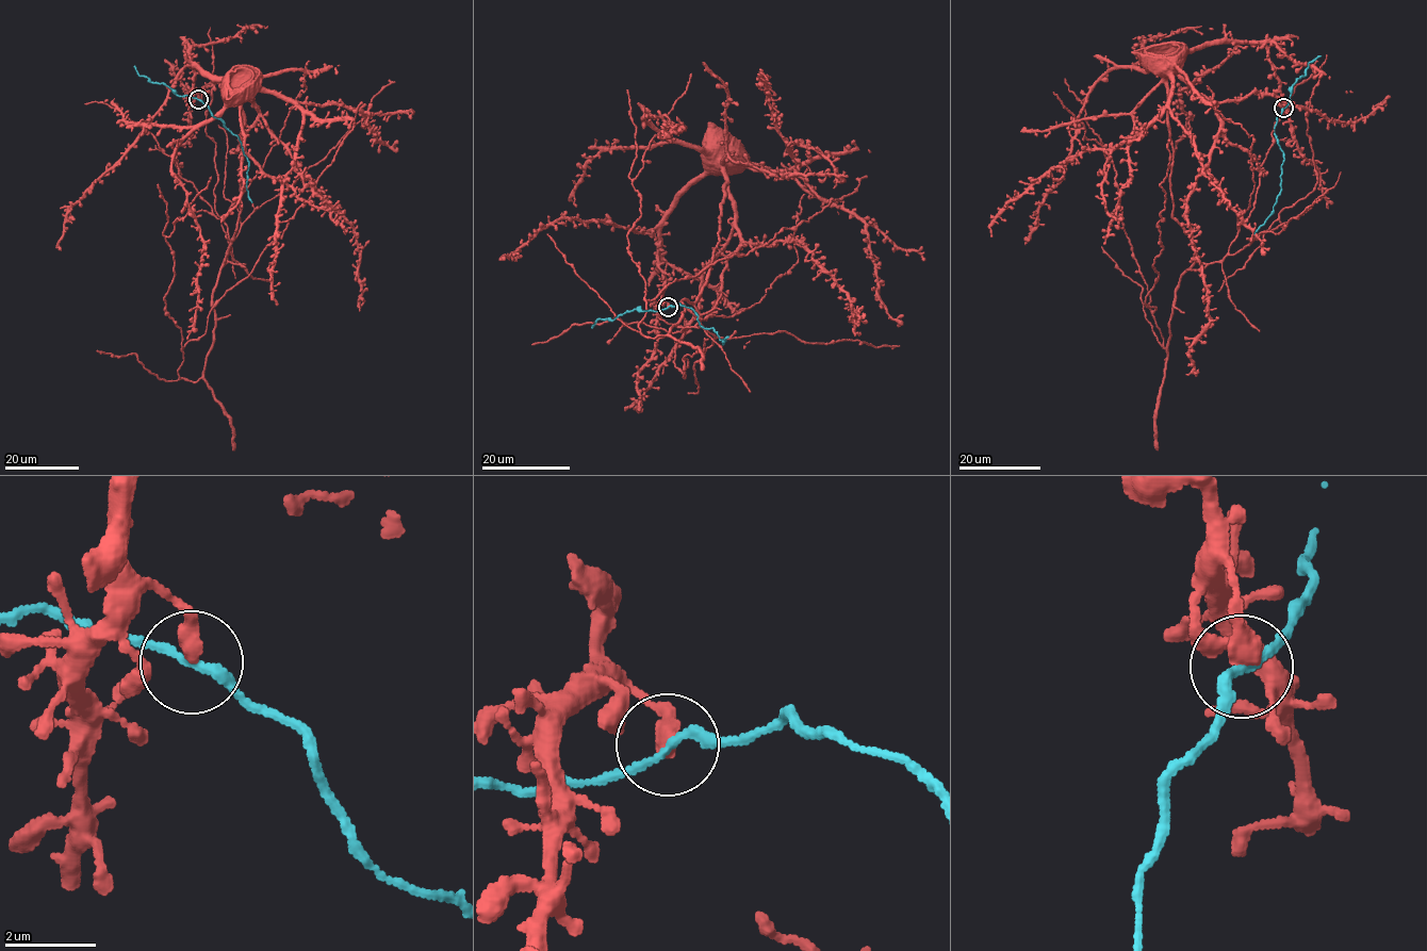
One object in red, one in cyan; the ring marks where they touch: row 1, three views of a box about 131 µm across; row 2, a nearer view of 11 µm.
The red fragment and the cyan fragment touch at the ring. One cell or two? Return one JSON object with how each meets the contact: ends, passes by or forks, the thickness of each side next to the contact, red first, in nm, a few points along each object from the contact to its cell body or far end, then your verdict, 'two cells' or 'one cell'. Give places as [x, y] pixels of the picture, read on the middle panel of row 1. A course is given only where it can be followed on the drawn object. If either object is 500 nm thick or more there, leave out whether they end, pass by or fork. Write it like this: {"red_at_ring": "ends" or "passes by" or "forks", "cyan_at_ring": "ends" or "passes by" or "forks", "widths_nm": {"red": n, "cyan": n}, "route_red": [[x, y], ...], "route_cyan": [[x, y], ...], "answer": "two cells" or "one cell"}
{"red_at_ring": "ends", "cyan_at_ring": "passes by", "widths_nm": {"red": 460, "cyan": 190}, "route_red": [[668, 307], [660, 224], [706, 173], [726, 180], [709, 276], [651, 338], [645, 299], [866, 176]], "route_cyan": [[668, 307], [679, 304], [690, 308], [700, 325], [714, 329], [720, 340], [725, 339], [722, 344], [728, 337]], "answer": "one cell"}

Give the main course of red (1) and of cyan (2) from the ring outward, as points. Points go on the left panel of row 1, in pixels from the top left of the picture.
1: (198, 99), (187, 55), (226, 82), (244, 128), (238, 229), (192, 381), (182, 348), (309, 199), (361, 101)
2: (198, 99), (239, 137), (248, 162), (246, 189), (251, 202)

